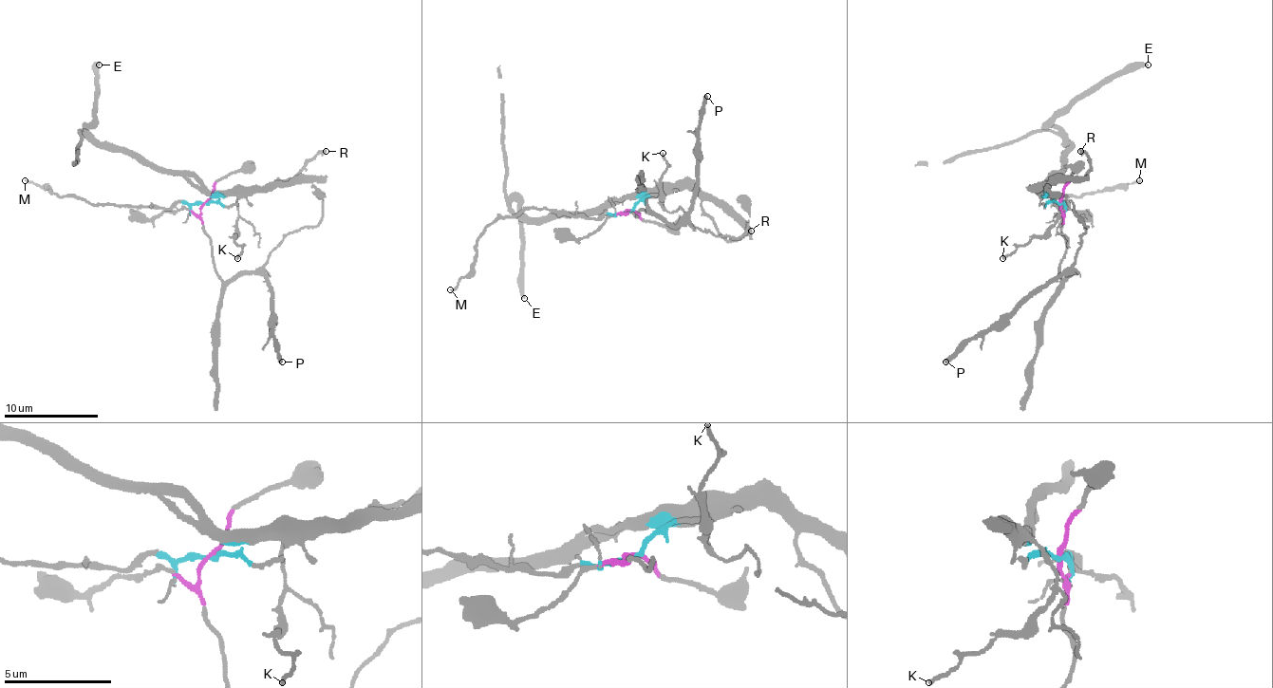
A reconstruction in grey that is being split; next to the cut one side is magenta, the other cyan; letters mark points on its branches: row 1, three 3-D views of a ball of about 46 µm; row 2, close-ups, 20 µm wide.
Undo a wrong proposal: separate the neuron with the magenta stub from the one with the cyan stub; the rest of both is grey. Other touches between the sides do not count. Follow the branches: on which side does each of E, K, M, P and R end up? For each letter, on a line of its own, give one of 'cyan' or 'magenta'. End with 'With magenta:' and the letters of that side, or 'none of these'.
E: cyan
K: cyan
M: cyan
P: magenta
R: cyan
With magenta: P

